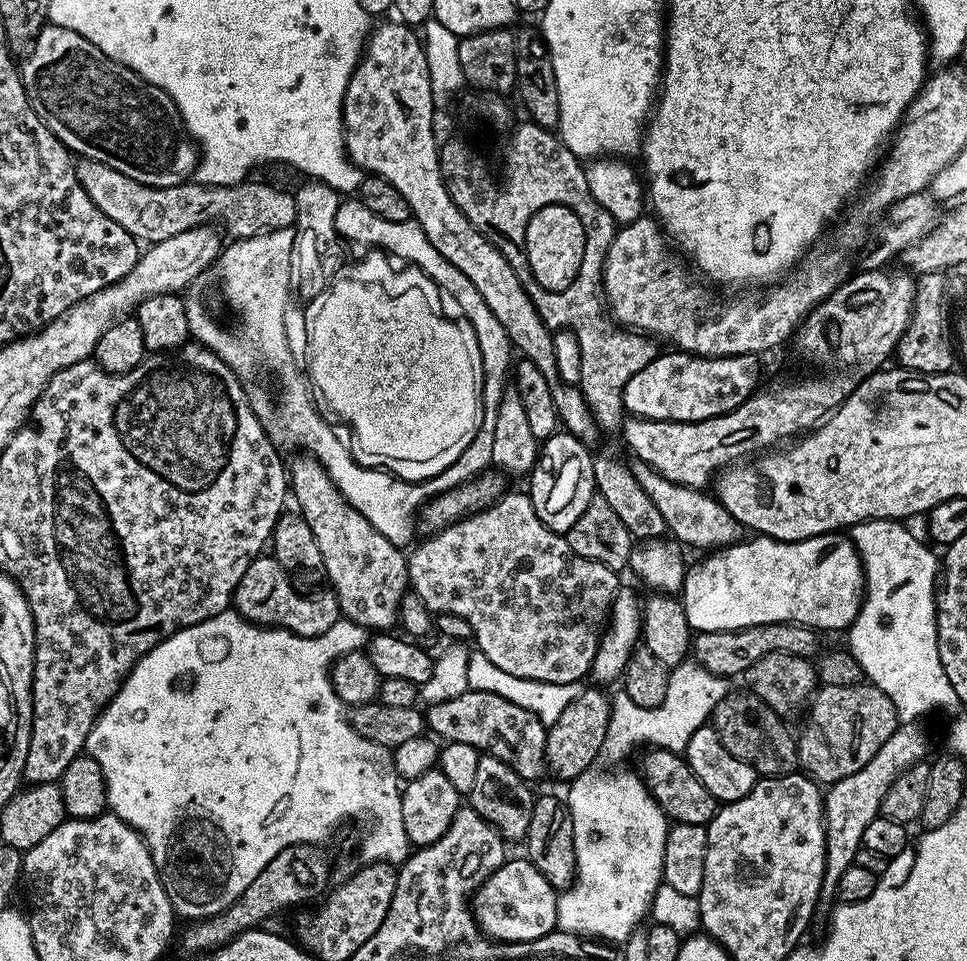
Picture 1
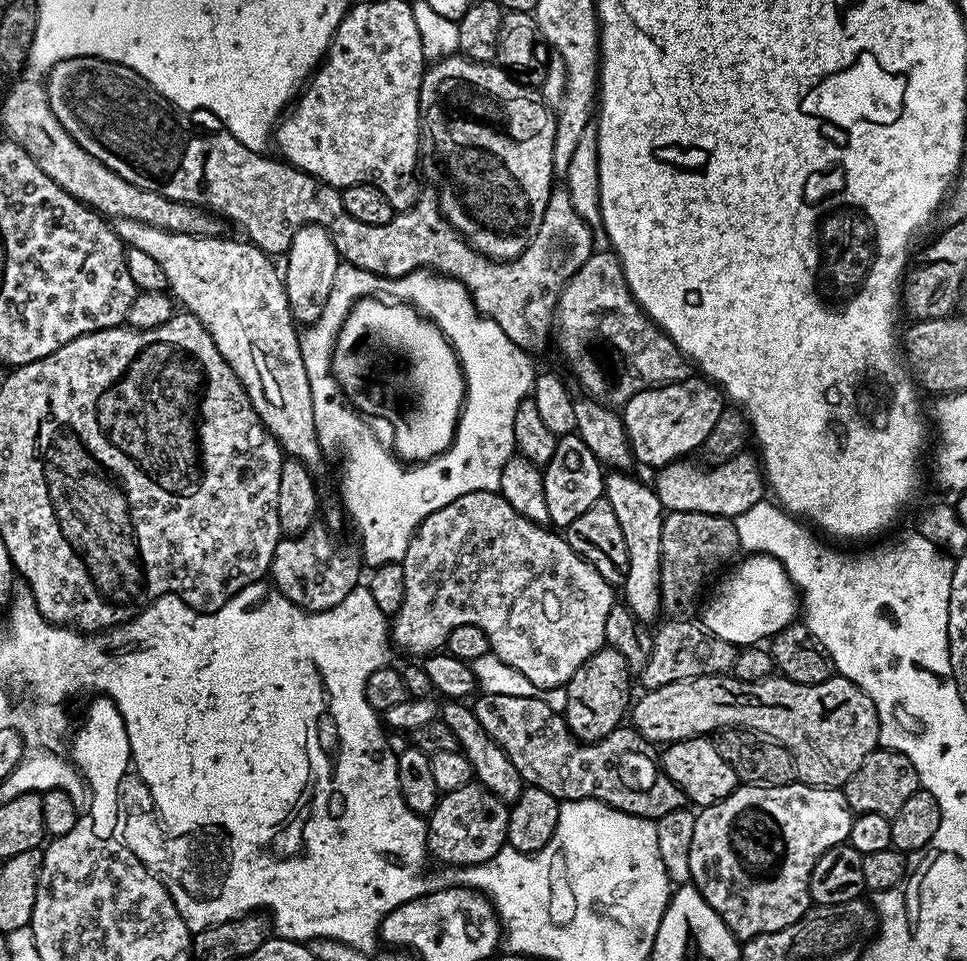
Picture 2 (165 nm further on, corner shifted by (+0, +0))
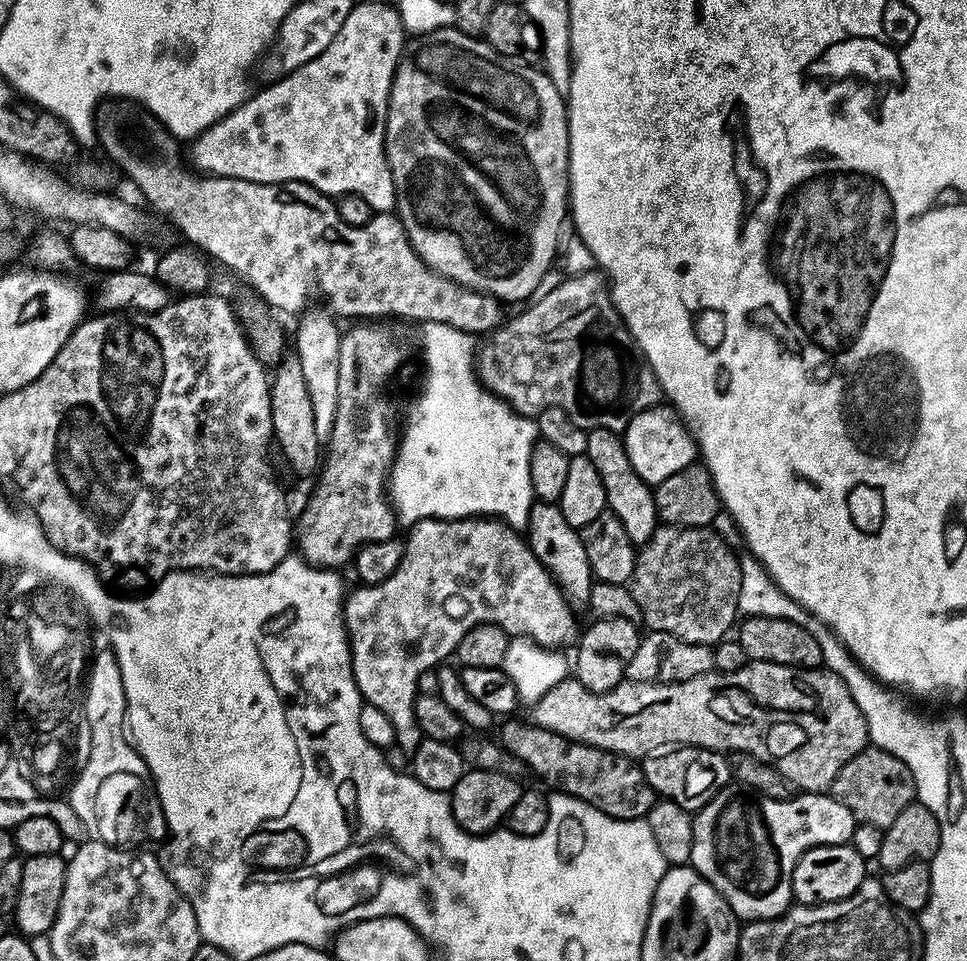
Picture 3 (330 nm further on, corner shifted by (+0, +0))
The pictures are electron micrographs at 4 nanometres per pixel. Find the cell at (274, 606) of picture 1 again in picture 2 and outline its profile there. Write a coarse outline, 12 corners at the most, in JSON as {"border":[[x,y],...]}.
{"border":[[316,522],[274,546],[271,583],[307,612],[361,583],[362,556]]}

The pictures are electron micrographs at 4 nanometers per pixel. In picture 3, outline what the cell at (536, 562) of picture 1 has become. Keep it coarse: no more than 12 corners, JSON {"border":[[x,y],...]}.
{"border":[[499,518],[420,520],[347,593],[352,677],[409,754],[466,630],[563,649],[564,592]]}

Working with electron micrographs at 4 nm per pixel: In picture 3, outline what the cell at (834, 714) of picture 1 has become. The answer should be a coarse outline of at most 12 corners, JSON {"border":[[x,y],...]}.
{"border":[[751,661],[575,678],[531,723],[633,758],[745,752],[800,792],[870,744],[846,682]]}

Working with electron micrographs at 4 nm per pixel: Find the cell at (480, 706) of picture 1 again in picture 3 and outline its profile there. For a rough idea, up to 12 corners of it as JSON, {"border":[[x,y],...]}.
{"border":[[508,718],[500,743],[533,777],[619,820],[657,794],[633,757]]}

